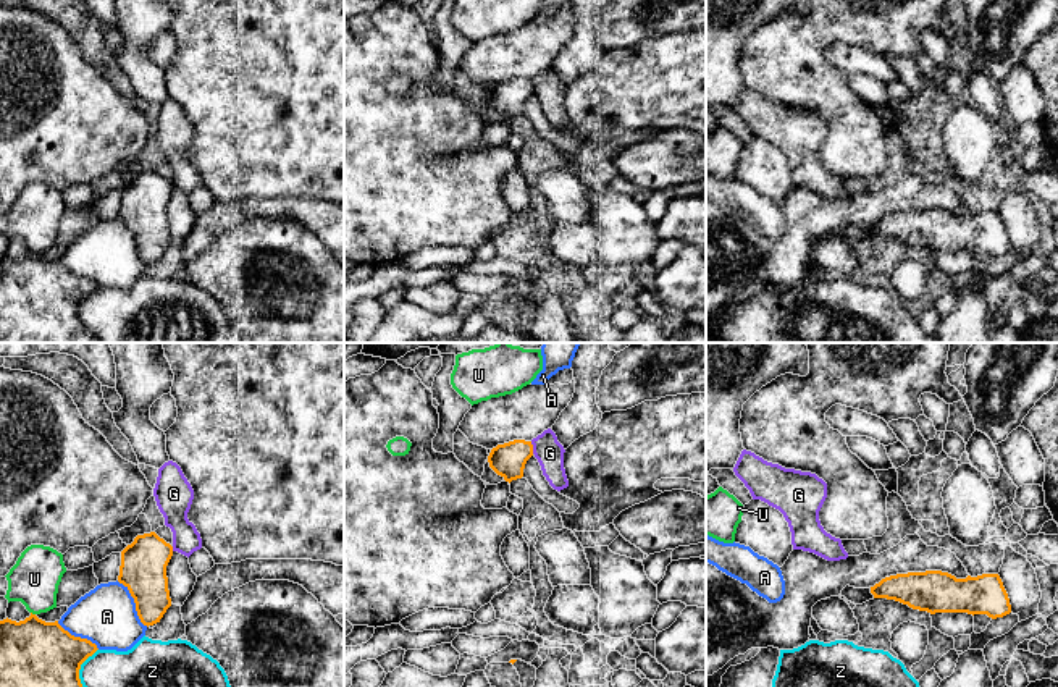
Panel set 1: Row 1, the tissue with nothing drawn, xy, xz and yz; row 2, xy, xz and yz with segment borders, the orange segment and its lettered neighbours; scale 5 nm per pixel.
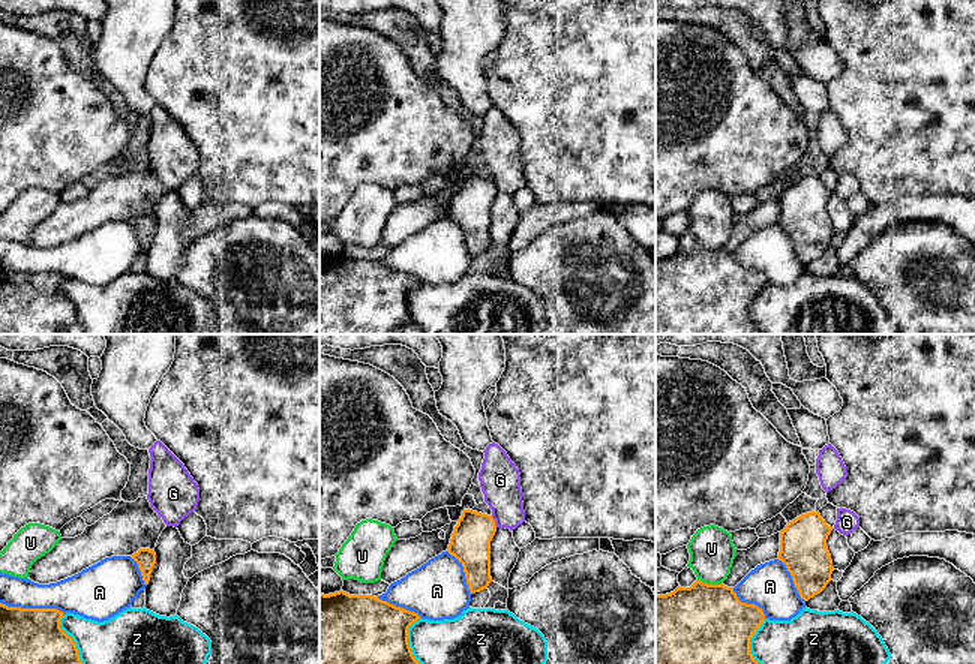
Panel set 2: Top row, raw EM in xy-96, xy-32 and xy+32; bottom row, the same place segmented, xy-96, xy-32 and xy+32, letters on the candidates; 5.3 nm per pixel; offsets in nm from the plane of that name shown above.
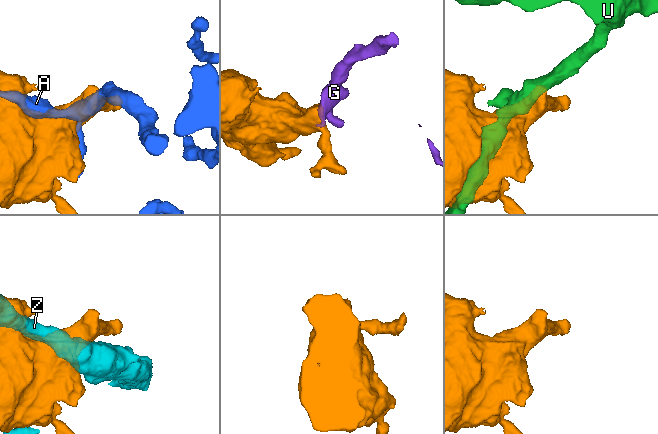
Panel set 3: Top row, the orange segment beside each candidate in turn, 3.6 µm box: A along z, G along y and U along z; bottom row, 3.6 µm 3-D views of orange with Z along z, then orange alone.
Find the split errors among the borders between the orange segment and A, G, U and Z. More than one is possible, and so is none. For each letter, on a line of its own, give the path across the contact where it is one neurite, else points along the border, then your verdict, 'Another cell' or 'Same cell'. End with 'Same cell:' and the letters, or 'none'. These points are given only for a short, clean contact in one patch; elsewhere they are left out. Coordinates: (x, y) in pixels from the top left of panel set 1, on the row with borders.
A: Another cell
G: Boundary: xz (530, 442), (533, 453). Another cell
U: Another cell
Z: Another cell
Same cell: none

